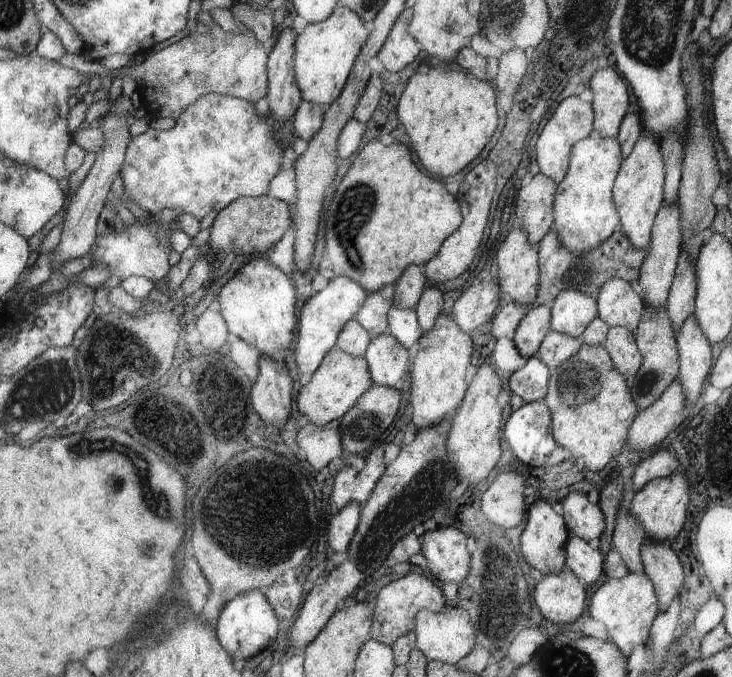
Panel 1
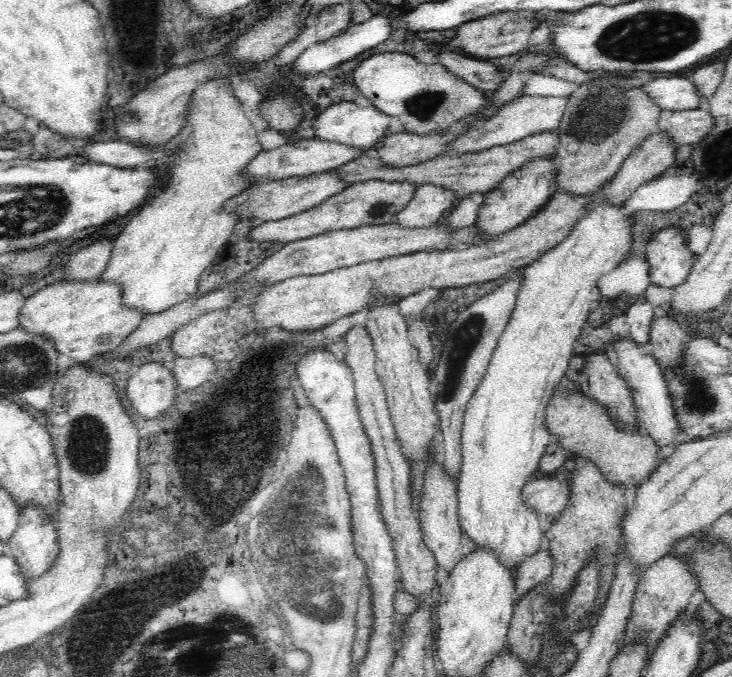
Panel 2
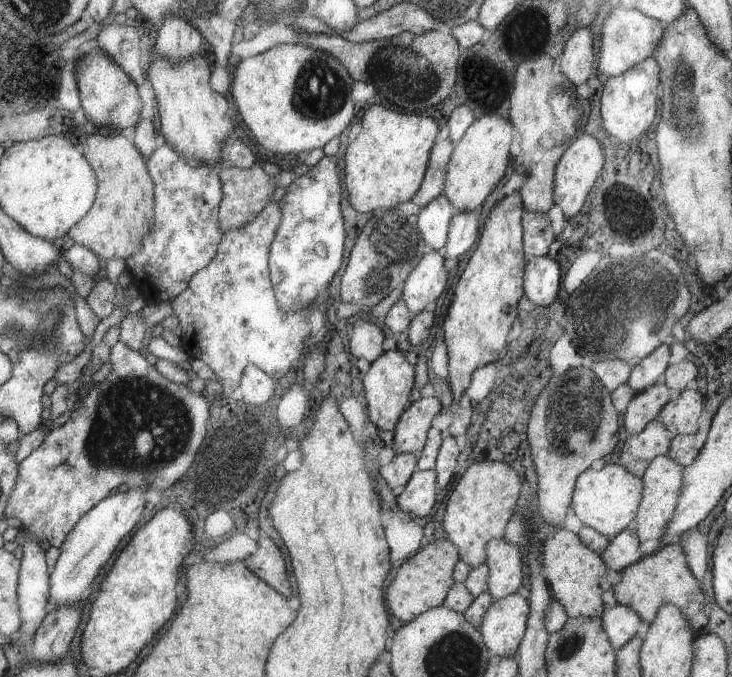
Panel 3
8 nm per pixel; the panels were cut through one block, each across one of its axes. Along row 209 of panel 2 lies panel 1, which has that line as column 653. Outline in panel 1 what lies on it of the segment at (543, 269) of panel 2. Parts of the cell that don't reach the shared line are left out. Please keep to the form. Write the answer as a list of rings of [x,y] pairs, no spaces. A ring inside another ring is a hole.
[[[627,574],[621,580],[605,580],[591,594],[589,616],[593,622],[601,622],[607,630],[607,640],[613,642],[625,658],[631,656],[633,646],[643,646],[649,640],[649,628],[659,614],[659,602],[655,594],[655,586],[649,576]]]

